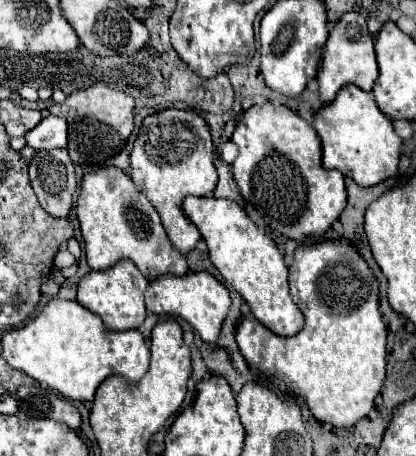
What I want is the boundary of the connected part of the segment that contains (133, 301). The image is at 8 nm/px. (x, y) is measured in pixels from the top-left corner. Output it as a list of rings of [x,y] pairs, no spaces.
[[[120,260],[112,268],[96,272],[90,270],[78,284],[78,302],[98,314],[104,324],[112,330],[132,330],[138,328],[146,318],[146,306],[144,306],[144,292],[146,292],[148,280],[140,274],[136,264],[132,260]]]

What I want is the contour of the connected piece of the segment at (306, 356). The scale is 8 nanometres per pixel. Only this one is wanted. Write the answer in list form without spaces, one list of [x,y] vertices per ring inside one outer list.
[[[324,240],[324,242],[318,242],[318,244],[302,244],[302,246],[296,248],[294,262],[289,267],[288,283],[292,300],[296,302],[296,306],[300,306],[300,310],[302,310],[302,314],[306,318],[304,328],[296,336],[292,336],[292,338],[282,338],[282,336],[276,336],[272,330],[264,328],[264,324],[260,324],[256,318],[246,318],[236,328],[236,342],[238,342],[238,346],[240,346],[240,350],[242,350],[244,358],[246,358],[246,362],[250,366],[260,366],[260,362],[272,362],[272,366],[278,372],[282,372],[292,382],[294,394],[298,394],[298,396],[302,396],[306,400],[306,404],[308,404],[308,408],[310,408],[310,412],[314,414],[316,420],[320,420],[322,424],[330,424],[332,428],[338,428],[338,430],[340,428],[352,428],[360,418],[364,418],[364,416],[370,414],[372,400],[376,398],[376,394],[380,392],[380,388],[384,384],[384,372],[386,372],[386,358],[384,358],[384,354],[388,354],[386,352],[386,336],[384,334],[388,330],[386,330],[386,324],[382,322],[382,314],[378,310],[378,278],[374,276],[374,272],[366,264],[366,260],[358,254],[358,250],[352,244],[348,244],[346,240]]]

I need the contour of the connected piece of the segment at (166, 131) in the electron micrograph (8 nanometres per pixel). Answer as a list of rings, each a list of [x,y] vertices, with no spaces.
[[[168,108],[156,114],[150,114],[142,120],[140,132],[134,140],[134,148],[130,154],[132,180],[136,188],[146,194],[152,206],[158,210],[164,230],[172,244],[188,254],[194,250],[200,240],[198,228],[190,222],[190,218],[182,210],[182,200],[186,196],[208,196],[214,192],[218,174],[214,168],[214,144],[210,136],[210,128],[206,120],[192,110]]]

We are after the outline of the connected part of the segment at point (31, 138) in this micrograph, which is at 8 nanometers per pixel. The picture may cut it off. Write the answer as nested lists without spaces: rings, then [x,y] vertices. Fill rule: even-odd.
[[[48,116],[38,126],[34,126],[24,136],[24,140],[34,150],[64,148],[66,146],[66,120],[58,116]]]

